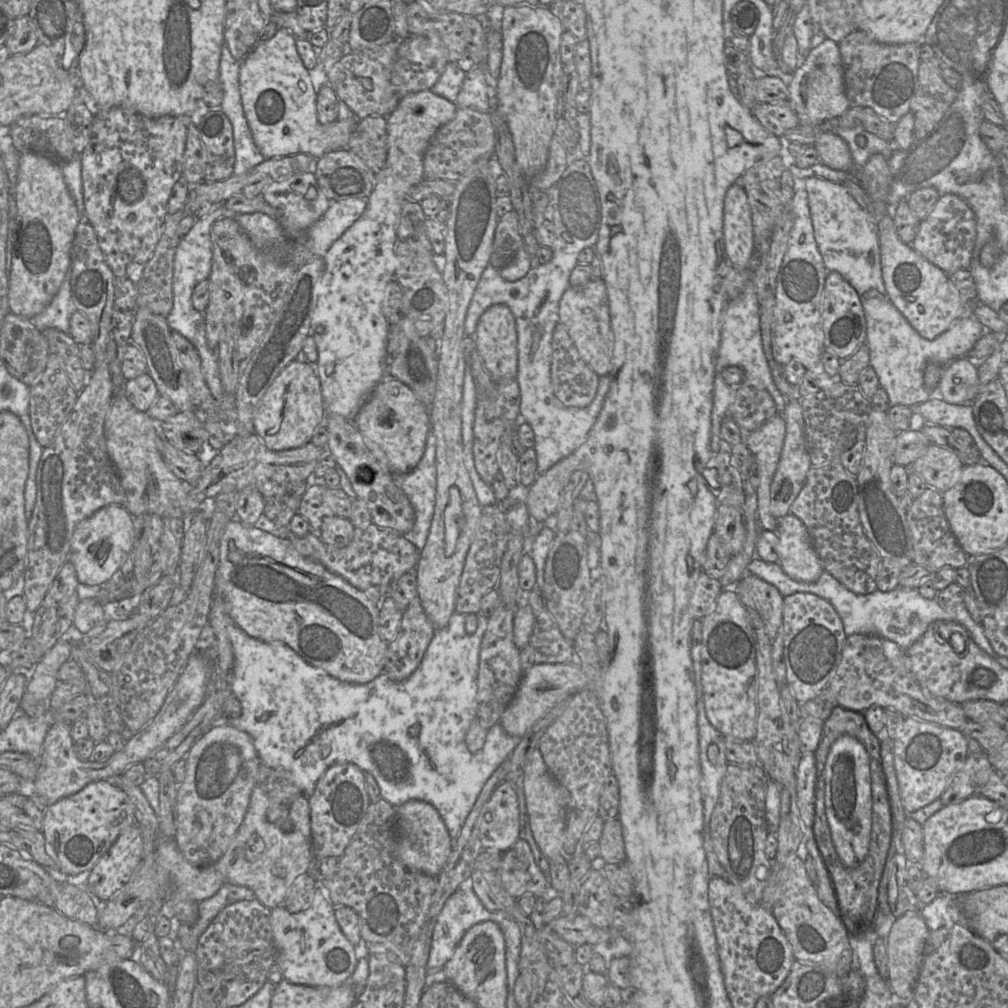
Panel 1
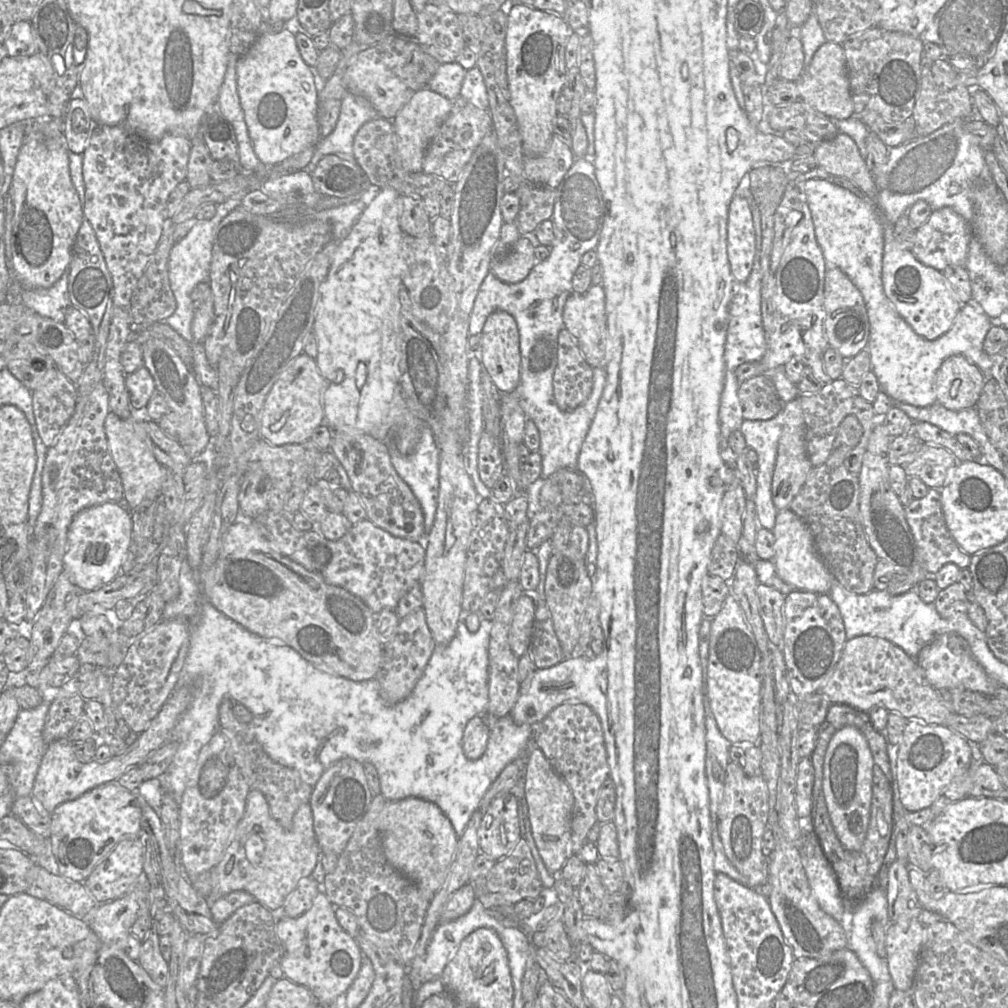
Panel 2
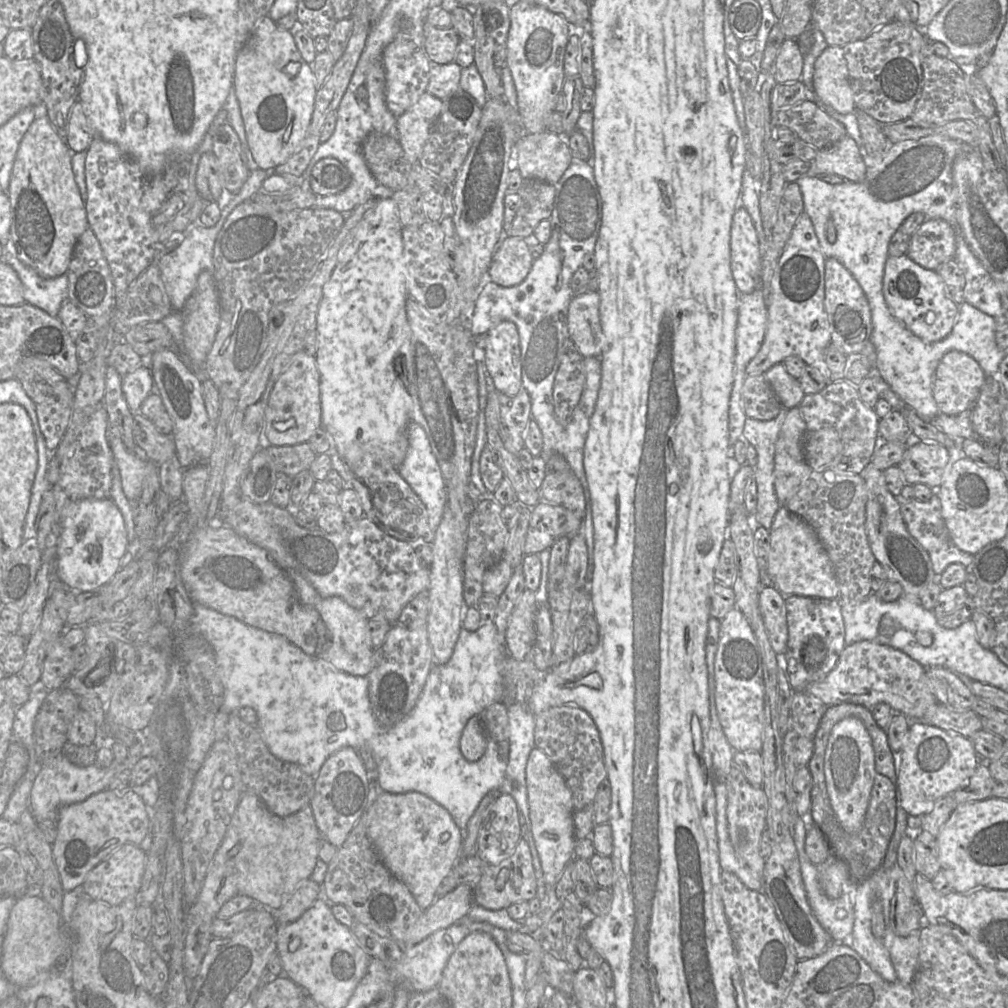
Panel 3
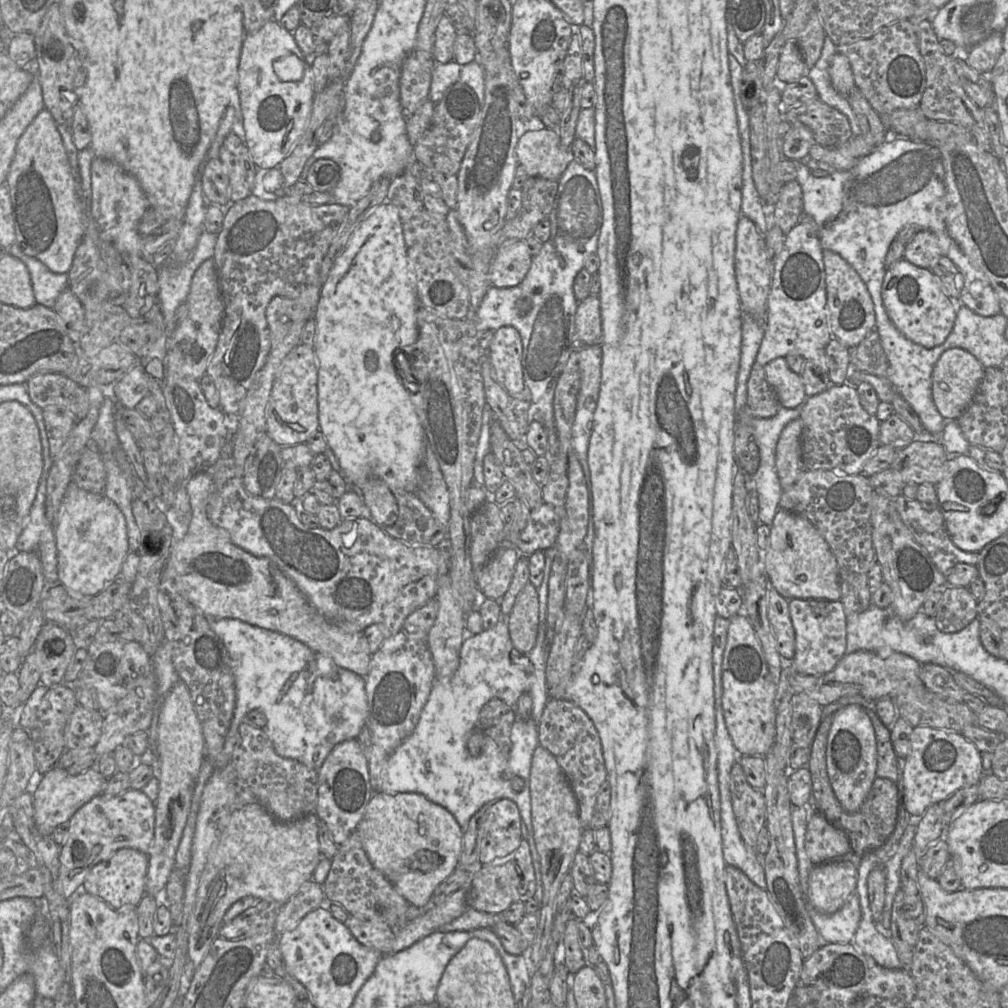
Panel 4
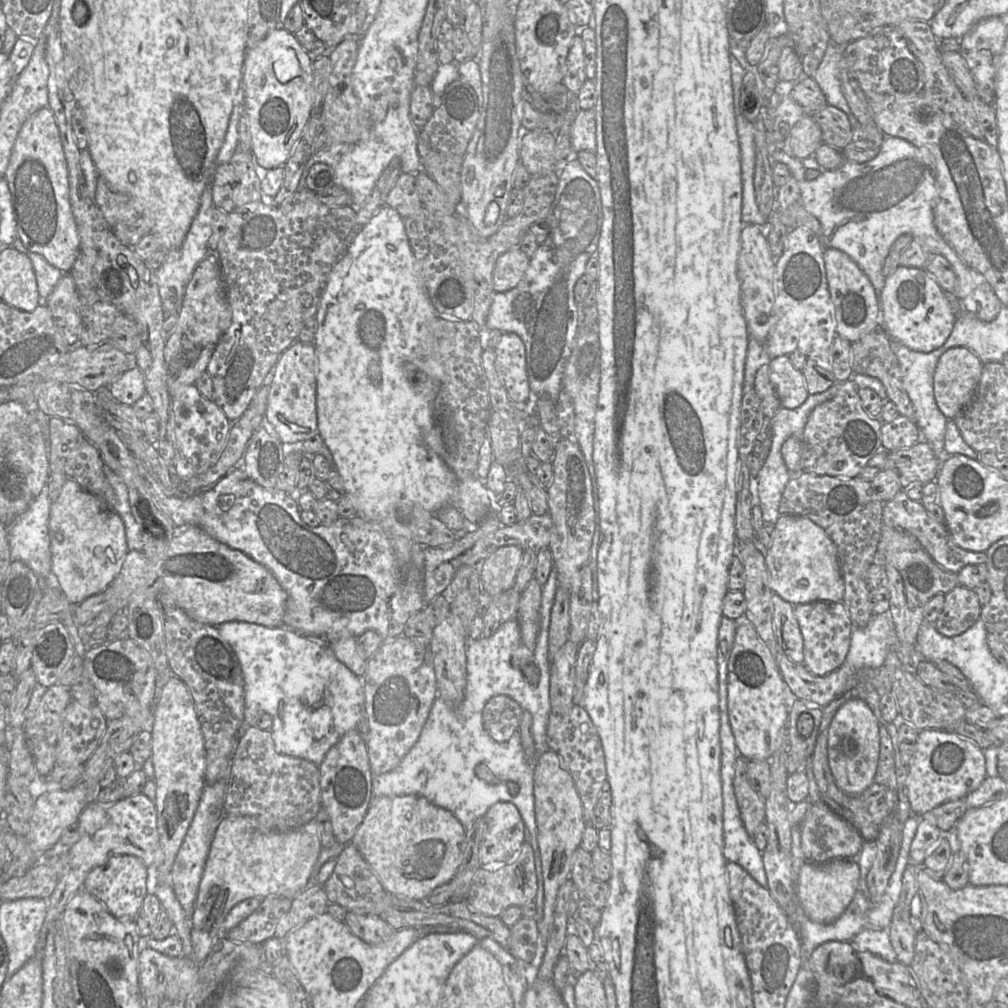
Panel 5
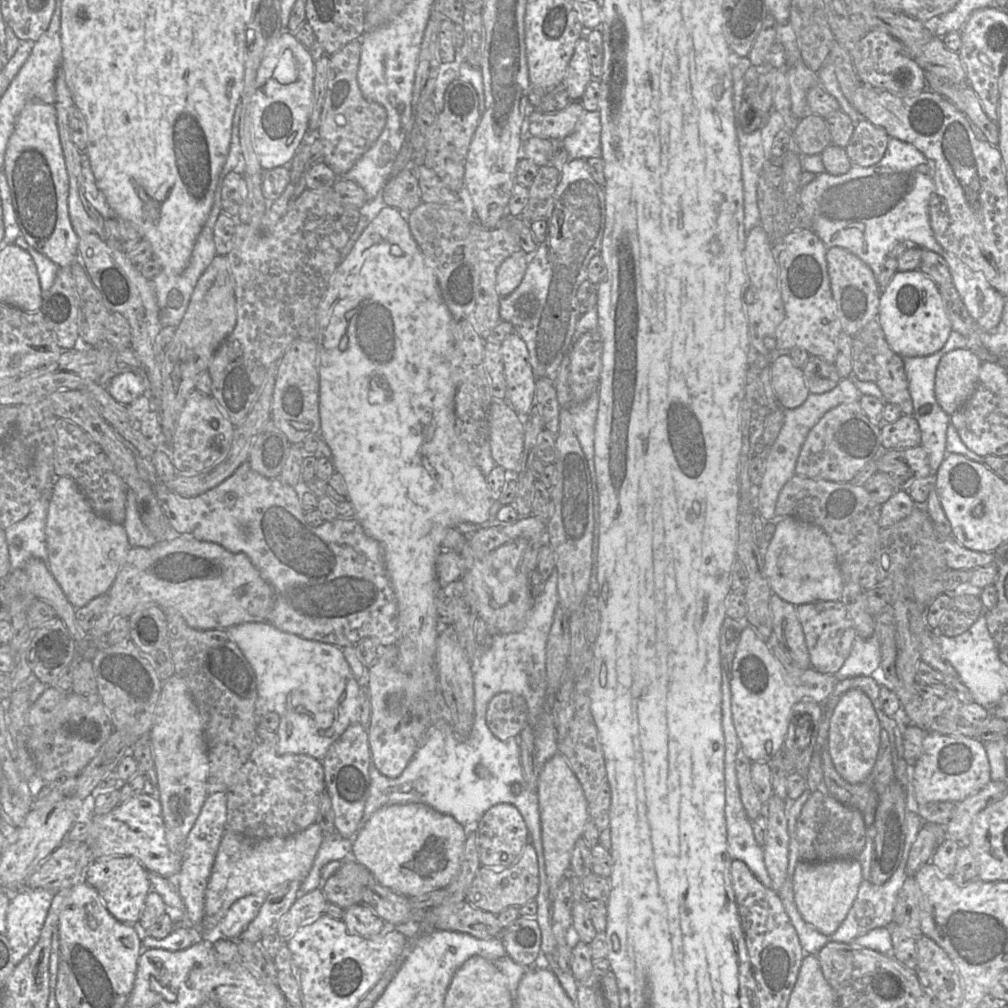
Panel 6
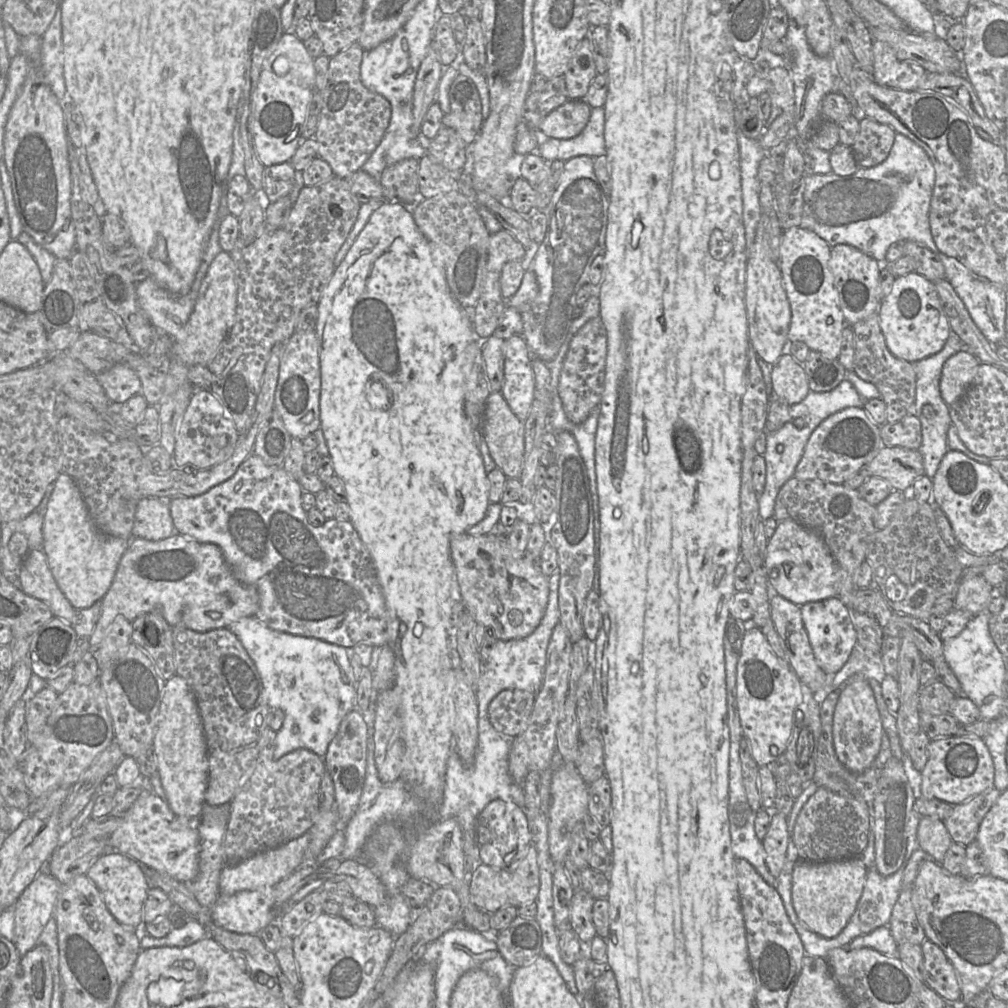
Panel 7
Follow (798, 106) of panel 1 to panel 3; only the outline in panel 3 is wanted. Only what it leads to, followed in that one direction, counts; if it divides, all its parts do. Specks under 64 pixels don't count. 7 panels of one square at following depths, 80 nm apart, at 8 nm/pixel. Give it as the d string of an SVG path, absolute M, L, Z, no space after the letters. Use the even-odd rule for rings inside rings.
M828 45L816 59L811 89L814 98L840 114L856 110L847 61L841 46Z

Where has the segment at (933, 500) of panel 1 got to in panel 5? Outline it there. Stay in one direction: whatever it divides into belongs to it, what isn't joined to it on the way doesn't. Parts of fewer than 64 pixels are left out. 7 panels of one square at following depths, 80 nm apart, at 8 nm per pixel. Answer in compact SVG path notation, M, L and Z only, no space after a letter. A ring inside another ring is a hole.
M903 490L899 491L891 501L884 504L882 522L885 526L913 535L933 561L946 571L958 573L967 565L986 563L985 552L972 552L957 546L946 524L938 522L921 502L911 500Z

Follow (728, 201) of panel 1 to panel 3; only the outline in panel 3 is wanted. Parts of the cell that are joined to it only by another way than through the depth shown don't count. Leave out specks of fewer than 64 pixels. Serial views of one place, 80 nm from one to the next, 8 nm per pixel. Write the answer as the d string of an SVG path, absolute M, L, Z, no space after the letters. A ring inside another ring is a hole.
M739 206L731 227L731 267L740 294L752 293L760 287L762 255L754 222Z

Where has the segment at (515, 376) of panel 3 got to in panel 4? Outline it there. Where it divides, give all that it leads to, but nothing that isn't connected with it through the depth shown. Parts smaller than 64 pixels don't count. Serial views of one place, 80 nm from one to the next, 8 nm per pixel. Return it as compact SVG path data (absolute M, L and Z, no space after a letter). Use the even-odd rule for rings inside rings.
M503 326L494 332L487 358L495 379L510 396L521 393L525 388L522 353L522 340L514 327Z

